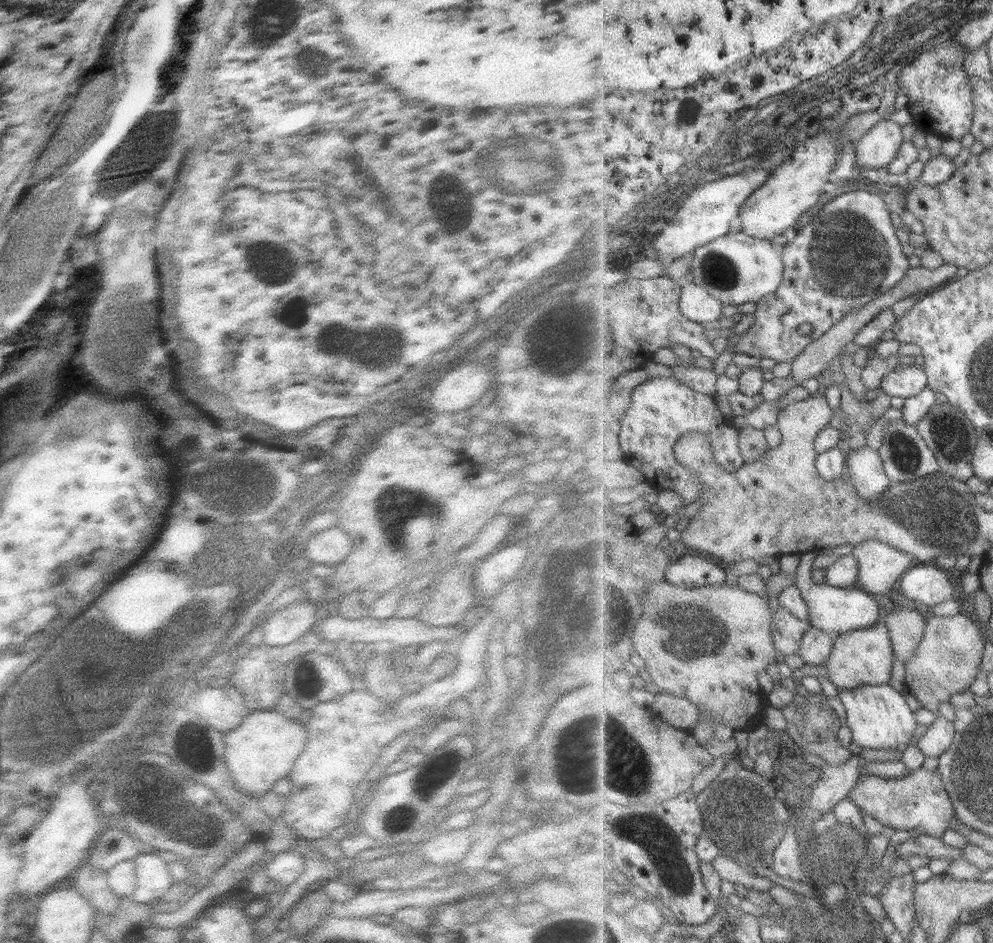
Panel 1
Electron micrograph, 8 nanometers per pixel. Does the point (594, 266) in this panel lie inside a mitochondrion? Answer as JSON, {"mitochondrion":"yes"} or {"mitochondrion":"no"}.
{"mitochondrion":"no"}

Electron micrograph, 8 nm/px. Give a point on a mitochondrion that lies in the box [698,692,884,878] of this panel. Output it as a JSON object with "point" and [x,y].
{"point":[728,804]}

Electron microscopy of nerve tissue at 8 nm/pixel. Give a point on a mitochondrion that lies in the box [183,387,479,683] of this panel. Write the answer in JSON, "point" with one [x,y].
{"point":[398,509]}

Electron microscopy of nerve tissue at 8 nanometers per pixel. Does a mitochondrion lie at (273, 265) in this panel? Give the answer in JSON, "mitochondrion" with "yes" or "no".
{"mitochondrion":"yes"}

